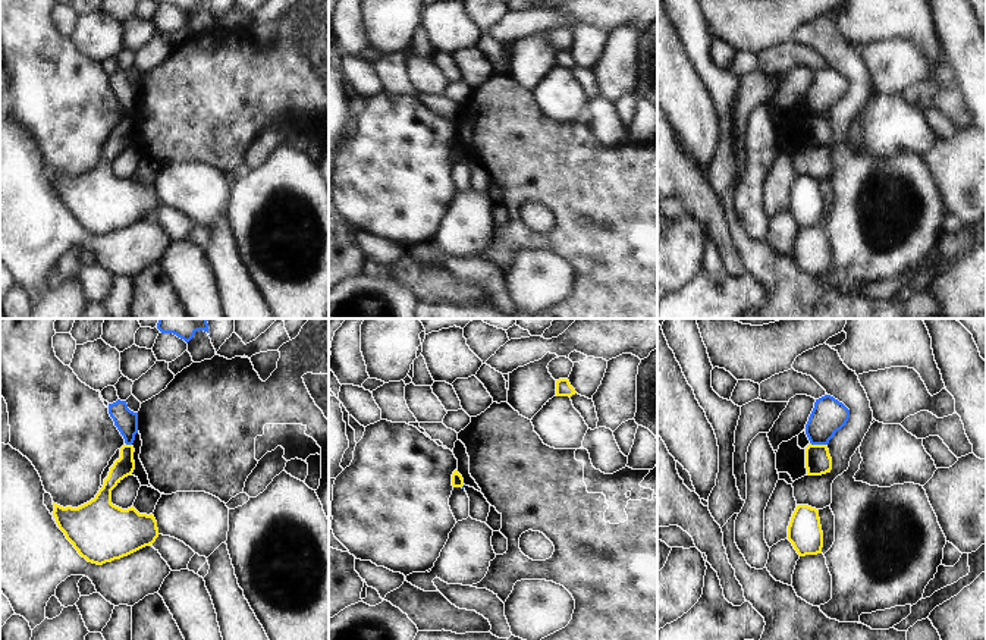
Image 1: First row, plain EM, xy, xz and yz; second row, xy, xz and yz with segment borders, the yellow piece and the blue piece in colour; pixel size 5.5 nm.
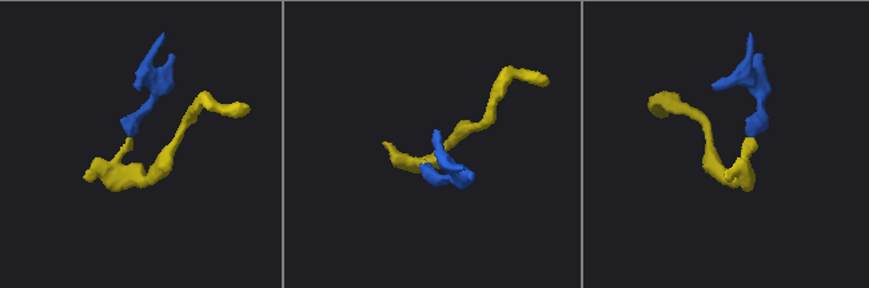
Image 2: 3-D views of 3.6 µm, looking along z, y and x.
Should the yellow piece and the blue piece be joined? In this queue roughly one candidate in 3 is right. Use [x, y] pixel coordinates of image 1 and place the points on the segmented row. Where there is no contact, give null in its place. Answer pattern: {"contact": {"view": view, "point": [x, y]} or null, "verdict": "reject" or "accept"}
{"contact": {"view": "yz", "point": [817, 445]}, "verdict": "reject"}

